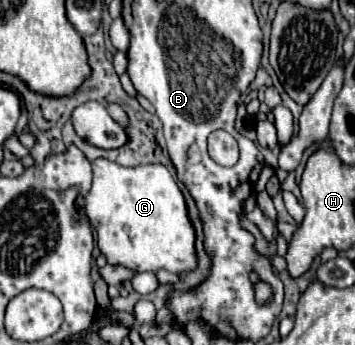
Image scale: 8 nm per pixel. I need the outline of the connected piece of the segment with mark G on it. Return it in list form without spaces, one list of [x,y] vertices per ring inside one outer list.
[[[108,159],[94,161],[94,181],[86,195],[78,195],[76,209],[86,215],[90,225],[96,229],[96,243],[110,265],[122,265],[130,271],[152,271],[168,269],[170,273],[182,273],[196,267],[194,253],[194,229],[188,219],[186,203],[176,181],[164,165],[138,165],[122,167]]]

